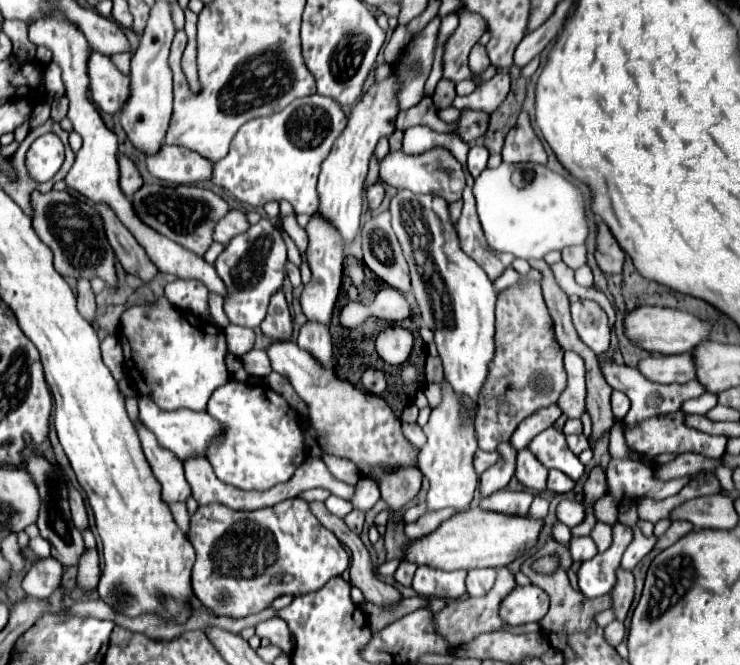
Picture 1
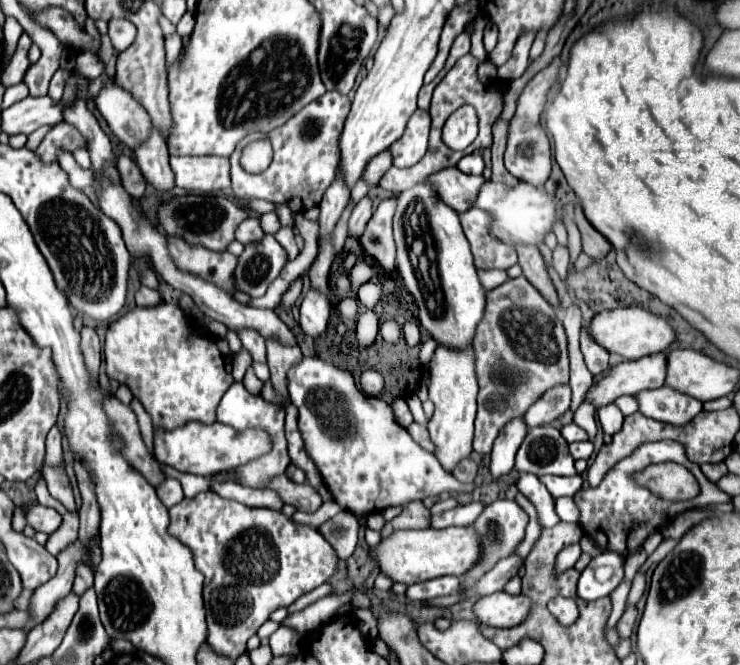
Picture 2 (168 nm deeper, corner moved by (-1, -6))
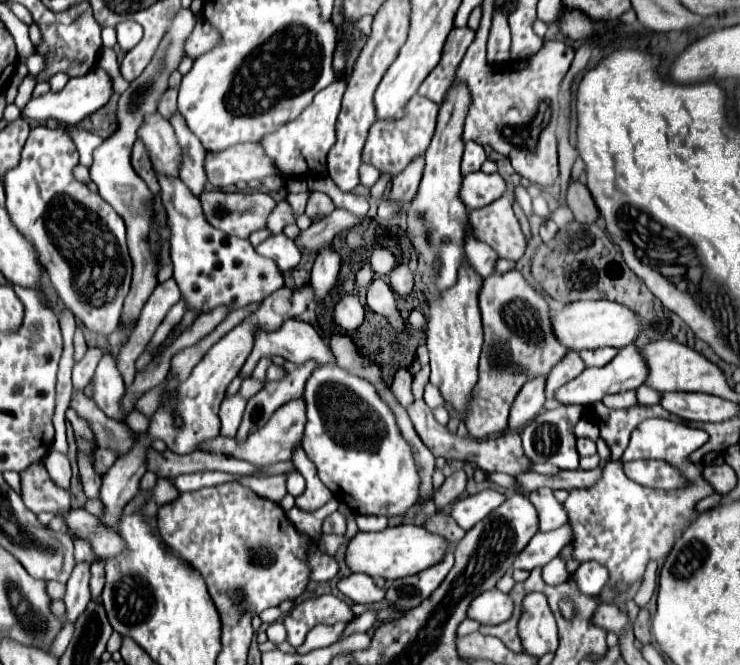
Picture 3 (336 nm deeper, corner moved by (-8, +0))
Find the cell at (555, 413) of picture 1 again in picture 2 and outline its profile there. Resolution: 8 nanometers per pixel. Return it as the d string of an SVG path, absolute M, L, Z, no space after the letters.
M569 384L565 386L555 386L551 390L547 390L525 414L525 424L527 430L533 430L537 426L545 426L555 422L557 418L561 418L571 404L571 388Z

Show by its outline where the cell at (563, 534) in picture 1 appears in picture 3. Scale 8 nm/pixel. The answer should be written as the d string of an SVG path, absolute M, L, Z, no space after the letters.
M538 488L534 490L528 500L534 504L534 508L538 510L538 520L540 520L540 532L550 532L560 528L562 524L566 524L568 516L562 508L562 504L554 498L550 488Z

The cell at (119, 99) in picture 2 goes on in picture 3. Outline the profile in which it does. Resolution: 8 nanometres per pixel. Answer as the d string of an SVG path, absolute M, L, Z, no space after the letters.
M160 114L146 116L138 136L144 140L156 172L164 172L164 176L180 176L180 144L176 144L176 134L166 118Z

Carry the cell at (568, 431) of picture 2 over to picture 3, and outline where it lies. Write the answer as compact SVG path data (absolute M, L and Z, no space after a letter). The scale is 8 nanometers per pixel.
M582 418L578 424L576 424L576 436L580 438L580 436L584 436L584 438L590 438L590 440L598 440L598 436L600 436L600 432L598 432L598 426L594 424L594 420L590 420L590 418Z

